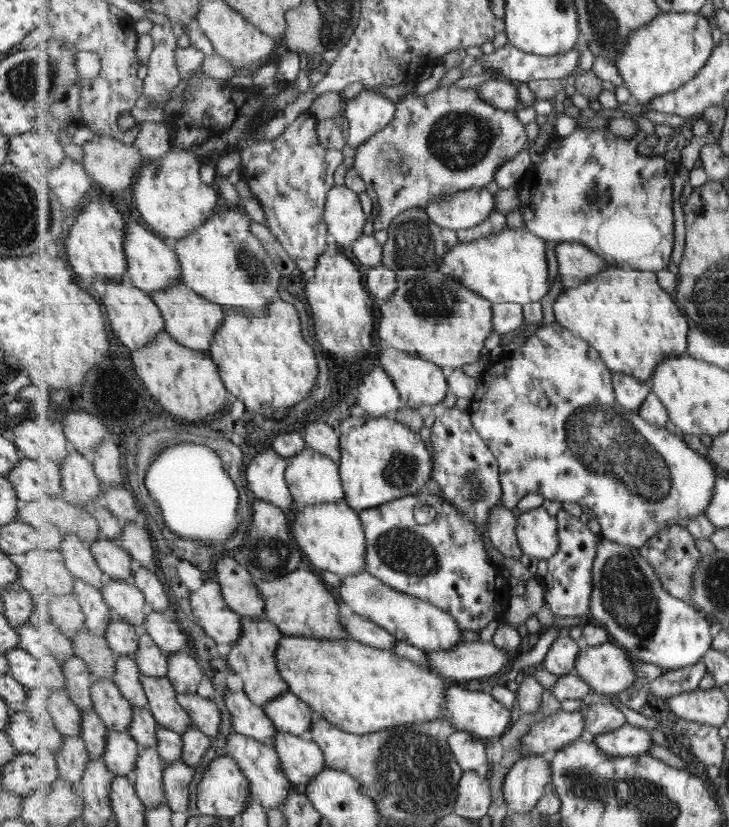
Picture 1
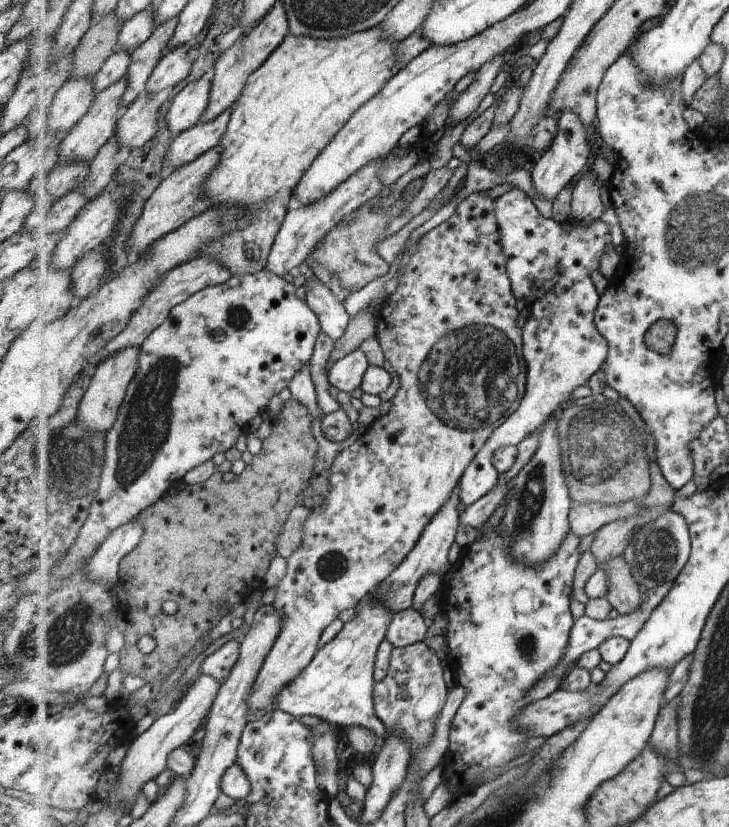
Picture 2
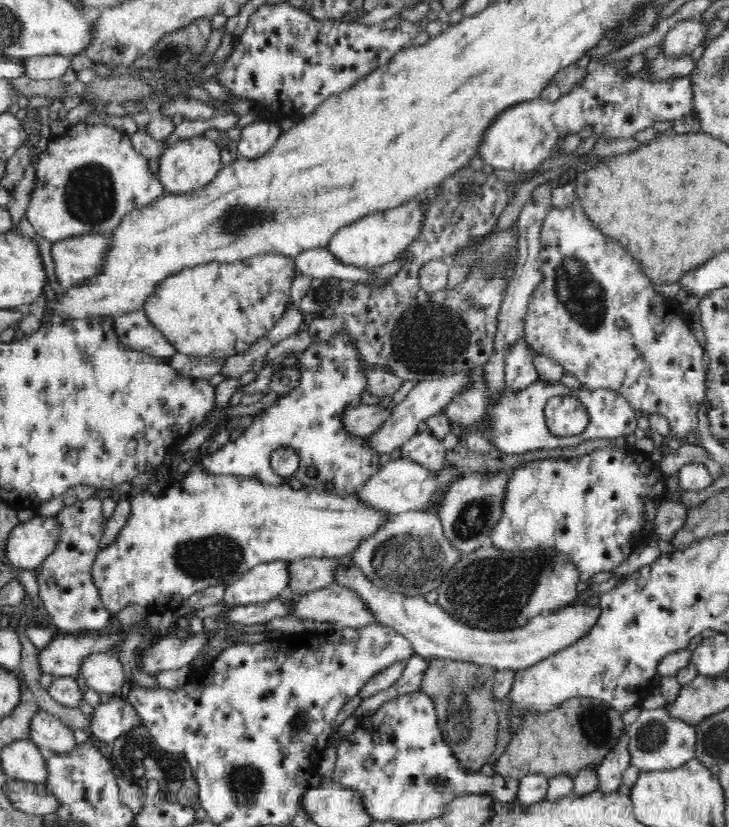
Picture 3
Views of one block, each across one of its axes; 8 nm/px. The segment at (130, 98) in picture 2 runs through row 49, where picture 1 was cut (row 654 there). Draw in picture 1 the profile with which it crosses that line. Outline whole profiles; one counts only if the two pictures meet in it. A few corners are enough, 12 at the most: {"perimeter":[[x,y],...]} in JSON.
{"perimeter":[[147,632],[134,658],[145,676],[169,674],[169,657]]}

